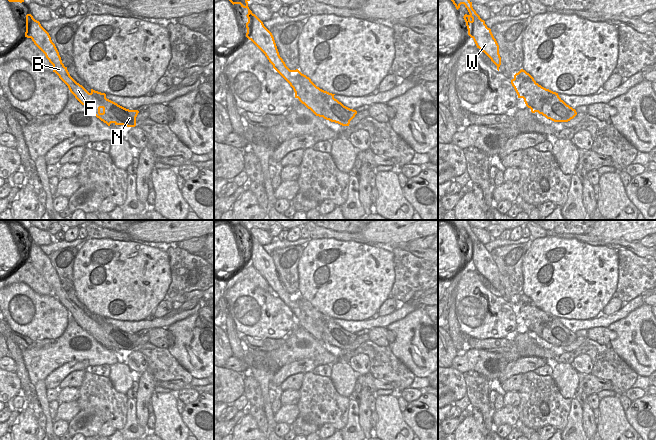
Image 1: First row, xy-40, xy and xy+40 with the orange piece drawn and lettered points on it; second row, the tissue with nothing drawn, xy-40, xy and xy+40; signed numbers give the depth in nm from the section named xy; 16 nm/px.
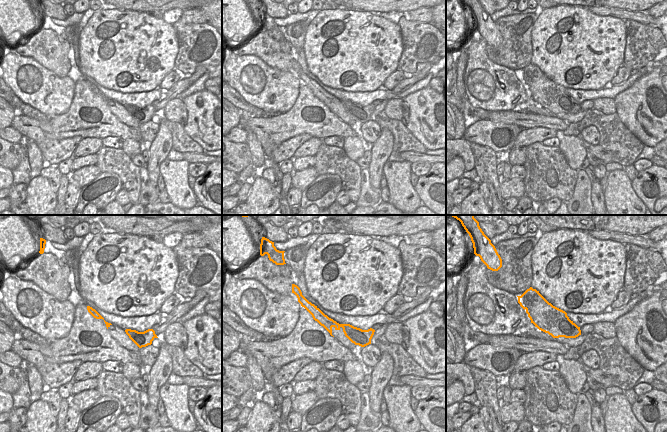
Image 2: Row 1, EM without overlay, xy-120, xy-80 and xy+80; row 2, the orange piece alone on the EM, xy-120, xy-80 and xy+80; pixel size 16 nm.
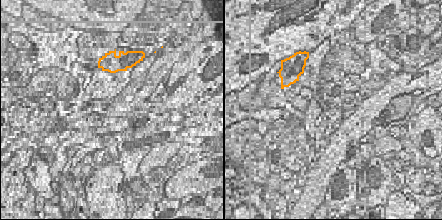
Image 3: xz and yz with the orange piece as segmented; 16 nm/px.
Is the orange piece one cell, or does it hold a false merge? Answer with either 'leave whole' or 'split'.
split

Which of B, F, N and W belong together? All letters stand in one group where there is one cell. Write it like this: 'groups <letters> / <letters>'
groups B F W / N

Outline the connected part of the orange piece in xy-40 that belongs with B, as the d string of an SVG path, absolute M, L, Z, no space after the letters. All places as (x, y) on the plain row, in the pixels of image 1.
M31 238L26 239L25 261L31 262L34 268L45 278L46 282L53 289L53 296L68 310L70 316L75 322L101 345L110 350L111 347L121 349L122 344L116 338L104 329L104 324L93 317L89 317L82 309L77 307L69 298L67 291L62 287L59 276L52 266L49 257L41 250L40 246L35 244Z

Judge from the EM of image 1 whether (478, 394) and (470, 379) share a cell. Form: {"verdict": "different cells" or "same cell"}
{"verdict": "same cell"}

